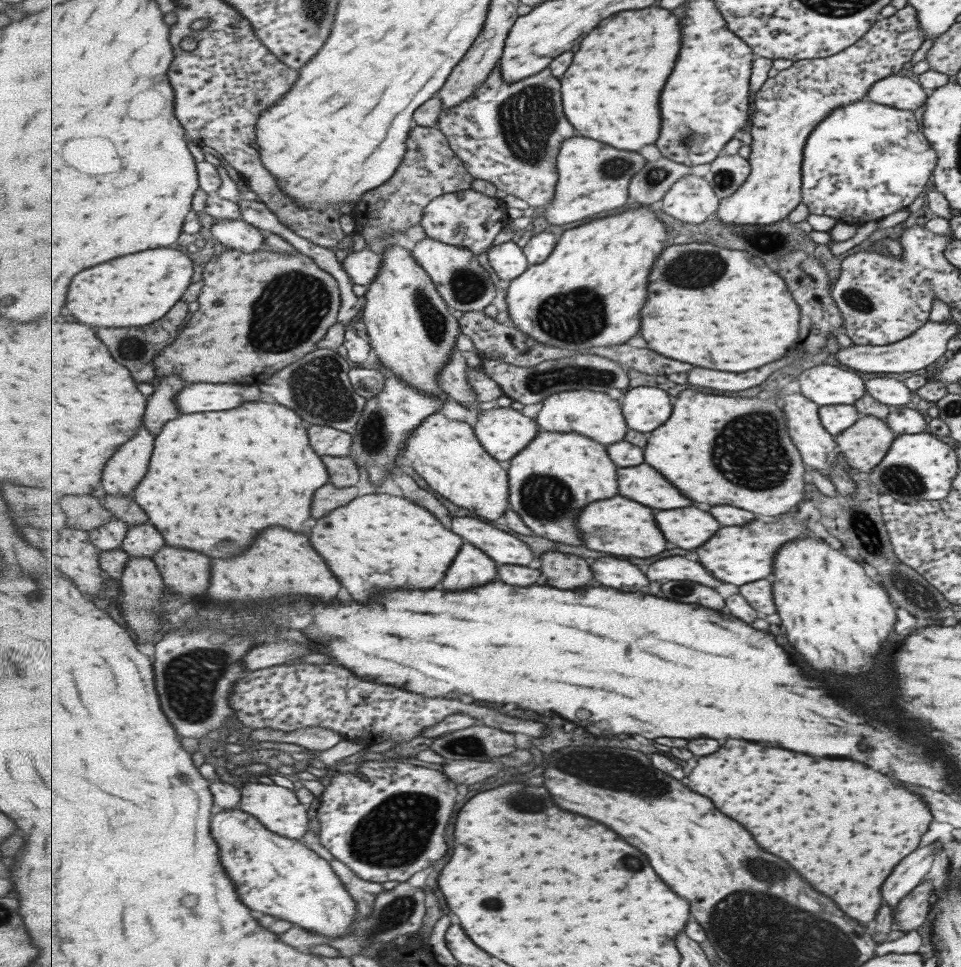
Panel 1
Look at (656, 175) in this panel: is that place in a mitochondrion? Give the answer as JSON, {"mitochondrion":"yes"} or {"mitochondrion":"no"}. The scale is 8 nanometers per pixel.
{"mitochondrion":"yes"}

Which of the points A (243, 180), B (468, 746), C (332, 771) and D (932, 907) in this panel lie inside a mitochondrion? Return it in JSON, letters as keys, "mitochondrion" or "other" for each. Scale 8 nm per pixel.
{"A":"other","B":"mitochondrion","C":"other","D":"other"}

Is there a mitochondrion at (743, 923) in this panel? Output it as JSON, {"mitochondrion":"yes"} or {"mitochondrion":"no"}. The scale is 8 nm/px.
{"mitochondrion":"yes"}

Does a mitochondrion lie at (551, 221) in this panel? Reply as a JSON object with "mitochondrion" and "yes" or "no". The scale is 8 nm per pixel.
{"mitochondrion":"no"}

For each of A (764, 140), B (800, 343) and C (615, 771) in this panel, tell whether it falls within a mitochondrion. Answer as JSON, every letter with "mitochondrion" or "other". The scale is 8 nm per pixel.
{"A":"other","B":"other","C":"mitochondrion"}

